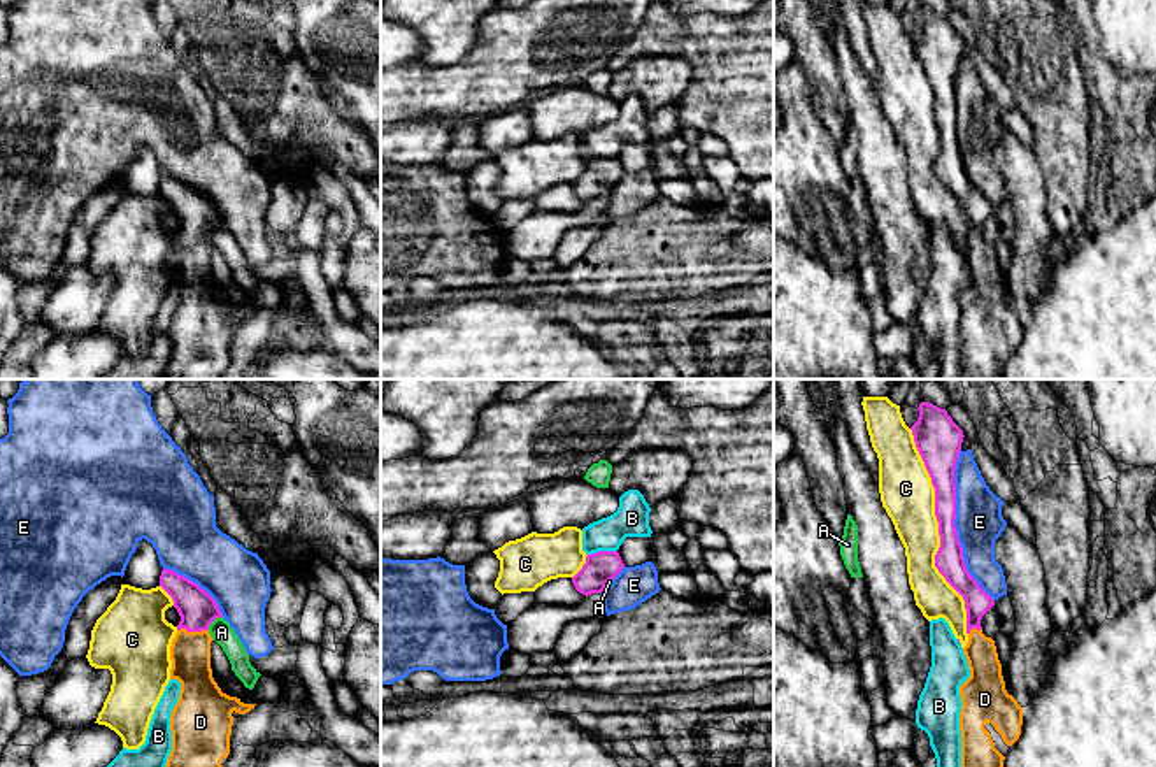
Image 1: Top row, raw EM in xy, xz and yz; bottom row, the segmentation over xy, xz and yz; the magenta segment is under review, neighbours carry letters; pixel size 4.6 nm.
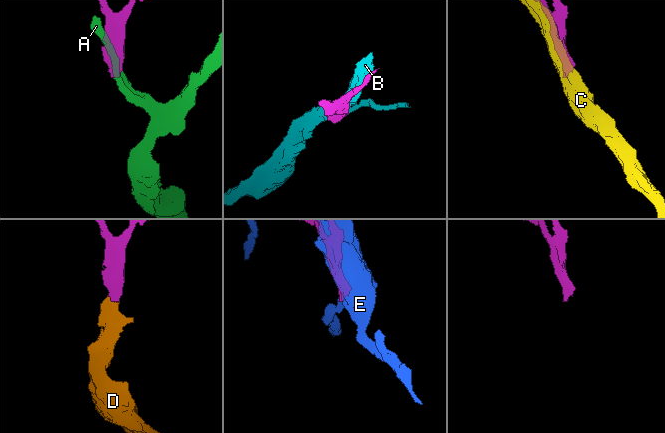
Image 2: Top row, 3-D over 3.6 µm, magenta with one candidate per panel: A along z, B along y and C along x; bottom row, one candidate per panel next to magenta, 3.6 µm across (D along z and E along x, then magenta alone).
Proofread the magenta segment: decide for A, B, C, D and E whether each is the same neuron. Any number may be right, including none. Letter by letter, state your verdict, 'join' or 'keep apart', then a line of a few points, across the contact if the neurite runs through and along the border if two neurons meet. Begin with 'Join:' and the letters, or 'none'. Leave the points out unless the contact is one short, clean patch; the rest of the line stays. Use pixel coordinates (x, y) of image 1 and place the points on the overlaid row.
Join: D
A: keep apart; line xy (221, 615), (207, 629)
B: keep apart
C: keep apart
D: join; line xy (197, 609), (193, 630), (190, 652)
E: keep apart

